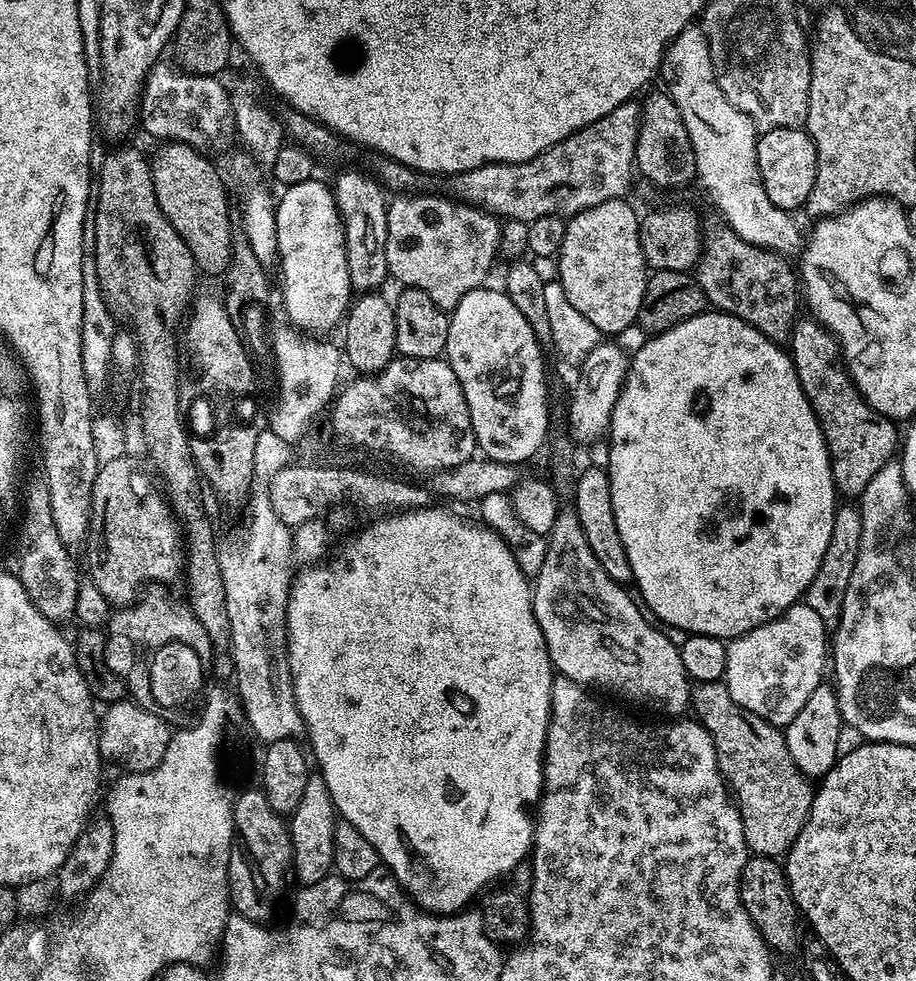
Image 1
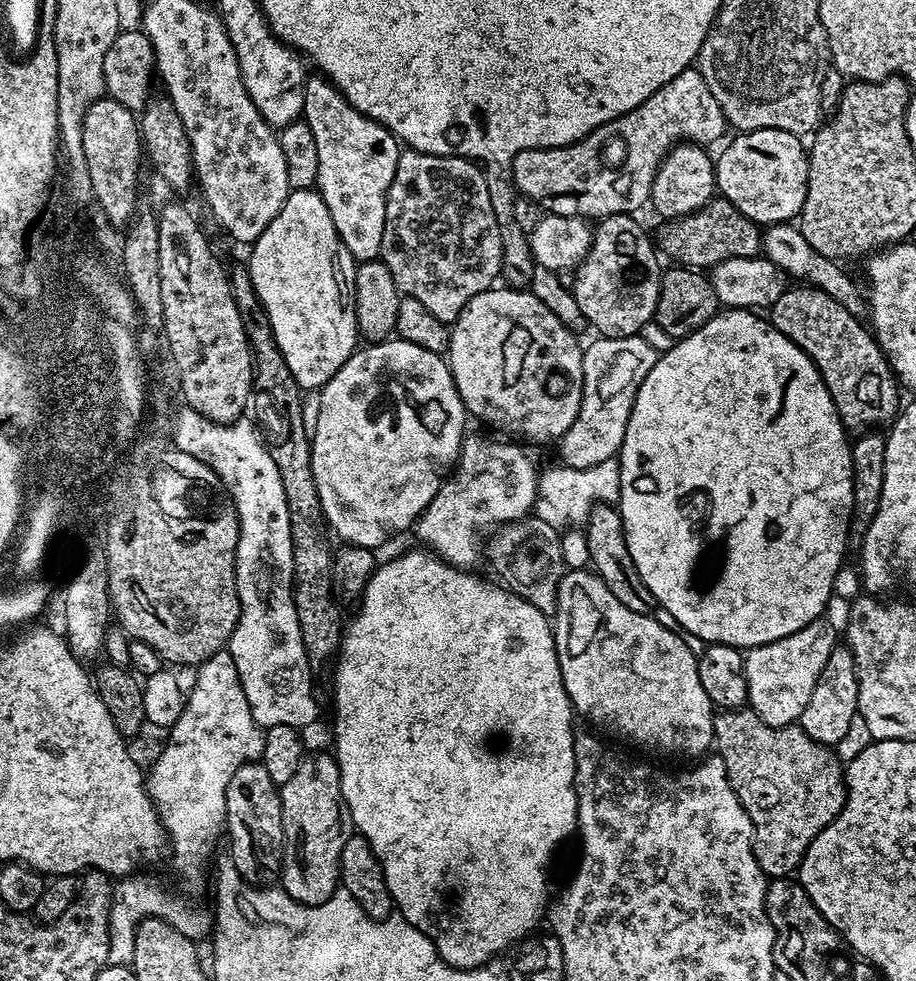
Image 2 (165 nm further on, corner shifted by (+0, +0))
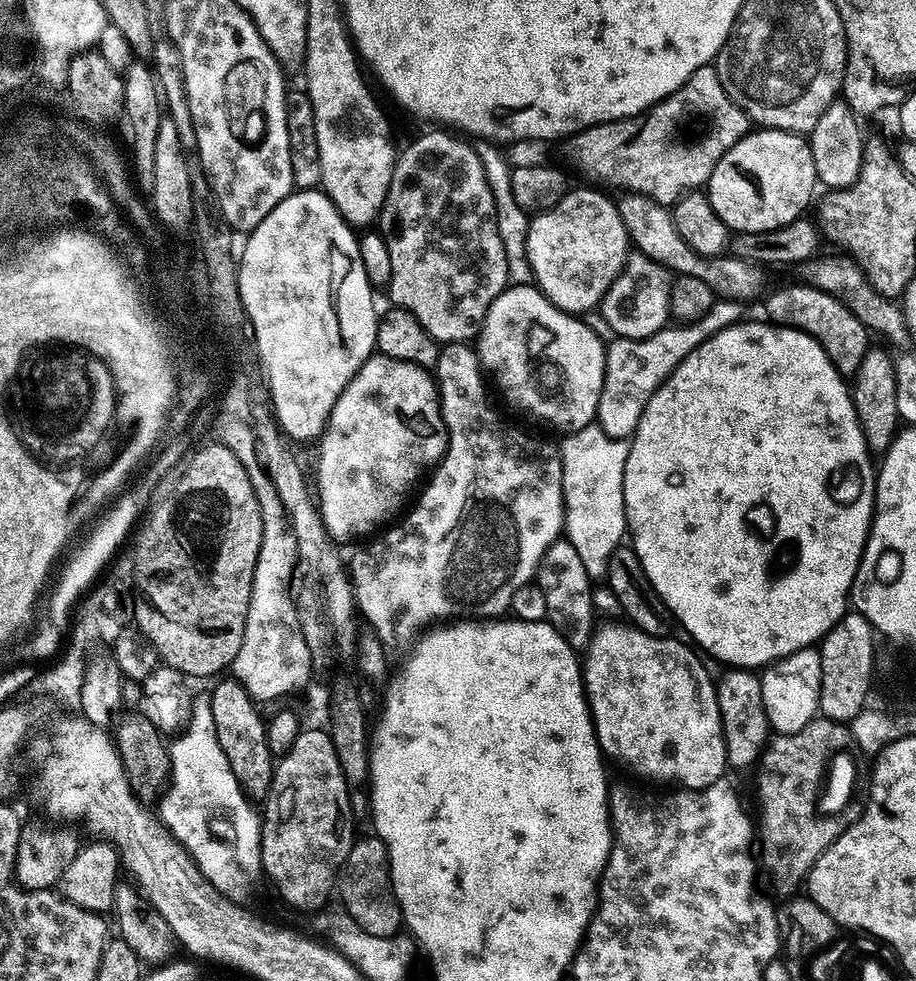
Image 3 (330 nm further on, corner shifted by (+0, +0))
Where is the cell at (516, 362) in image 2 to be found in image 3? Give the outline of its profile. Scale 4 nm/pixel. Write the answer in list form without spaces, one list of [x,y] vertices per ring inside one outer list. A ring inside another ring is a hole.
[[[531,283],[512,284],[505,288],[502,294],[498,294],[498,298],[494,298],[494,302],[490,306],[490,310],[486,310],[486,318],[480,323],[480,334],[474,341],[476,355],[480,357],[480,367],[490,377],[494,383],[500,387],[500,392],[517,408],[520,412],[525,412],[528,416],[533,416],[536,420],[545,420],[552,428],[557,428],[560,434],[577,432],[593,423],[596,419],[596,411],[598,410],[598,398],[602,394],[602,382],[604,381],[604,350],[605,341],[600,341],[600,336],[588,324],[583,324],[579,315],[564,312],[544,297],[544,293]]]

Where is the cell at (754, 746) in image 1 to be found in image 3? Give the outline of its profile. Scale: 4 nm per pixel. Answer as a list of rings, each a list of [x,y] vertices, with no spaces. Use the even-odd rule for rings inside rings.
[[[823,718],[811,720],[794,734],[773,735],[764,751],[760,753],[759,761],[754,768],[756,800],[760,803],[758,856],[762,861],[763,871],[765,868],[772,875],[772,884],[781,892],[781,897],[788,898],[801,891],[814,862],[818,862],[820,855],[852,824],[851,815],[839,816],[838,813],[832,812],[827,816],[824,811],[827,808],[861,807],[866,796],[866,780],[865,777],[864,780],[860,777],[860,772],[856,769],[857,756],[851,727],[844,722]]]

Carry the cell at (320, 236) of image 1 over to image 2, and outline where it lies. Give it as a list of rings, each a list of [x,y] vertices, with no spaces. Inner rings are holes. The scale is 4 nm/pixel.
[[[289,191],[288,200],[282,206],[282,210],[274,218],[274,222],[270,222],[270,226],[266,226],[266,230],[262,230],[260,237],[251,245],[250,251],[252,251],[252,257],[246,260],[246,267],[252,279],[256,297],[259,300],[259,307],[262,309],[263,315],[267,317],[268,324],[272,327],[277,350],[281,352],[282,358],[285,359],[286,365],[290,368],[291,374],[293,374],[301,389],[319,390],[323,388],[325,382],[351,358],[352,353],[357,351],[358,348],[355,314],[355,272],[358,262],[350,254],[350,250],[346,250],[346,246],[334,226],[334,218],[330,218],[330,210],[326,210],[326,202],[321,198],[319,191]]]

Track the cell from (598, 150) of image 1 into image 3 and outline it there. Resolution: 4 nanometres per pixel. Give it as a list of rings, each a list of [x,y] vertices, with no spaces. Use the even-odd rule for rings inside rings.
[[[709,66],[694,70],[690,78],[681,88],[674,90],[665,100],[659,100],[651,108],[640,112],[637,116],[624,116],[621,120],[611,120],[605,124],[595,124],[586,130],[576,132],[563,141],[564,156],[568,159],[567,167],[585,176],[592,186],[620,188],[621,193],[640,192],[643,196],[654,198],[654,202],[671,206],[685,192],[700,190],[705,187],[722,154],[747,136],[750,131],[748,115],[722,90],[722,82],[718,82],[715,67]]]

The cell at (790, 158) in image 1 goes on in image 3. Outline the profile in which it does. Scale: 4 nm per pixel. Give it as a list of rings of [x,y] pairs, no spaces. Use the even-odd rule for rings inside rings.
[[[760,128],[749,131],[722,154],[708,179],[706,195],[714,214],[733,233],[765,232],[801,219],[815,188],[818,181],[809,141],[798,132]]]

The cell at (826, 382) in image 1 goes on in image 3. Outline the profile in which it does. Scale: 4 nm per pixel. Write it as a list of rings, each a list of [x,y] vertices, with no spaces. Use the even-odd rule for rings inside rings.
[[[793,282],[777,292],[767,293],[768,301],[764,308],[768,311],[767,319],[771,323],[779,324],[785,328],[796,328],[812,336],[826,350],[830,362],[840,371],[845,378],[855,377],[858,366],[862,366],[862,358],[868,353],[870,347],[870,333],[857,316],[838,298],[826,294],[822,290],[812,288],[808,284]]]

